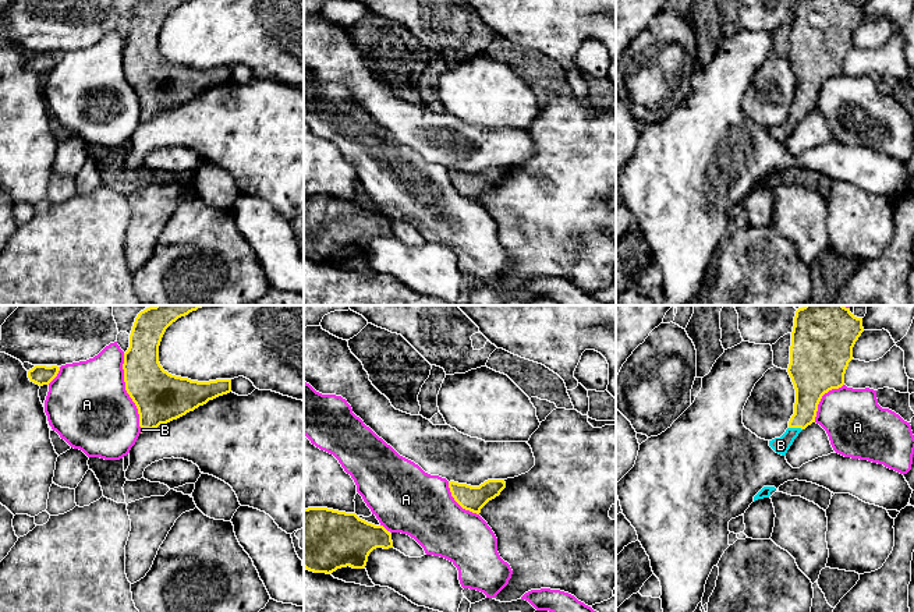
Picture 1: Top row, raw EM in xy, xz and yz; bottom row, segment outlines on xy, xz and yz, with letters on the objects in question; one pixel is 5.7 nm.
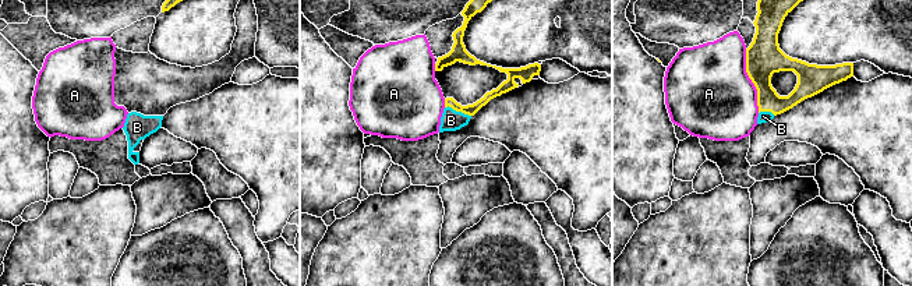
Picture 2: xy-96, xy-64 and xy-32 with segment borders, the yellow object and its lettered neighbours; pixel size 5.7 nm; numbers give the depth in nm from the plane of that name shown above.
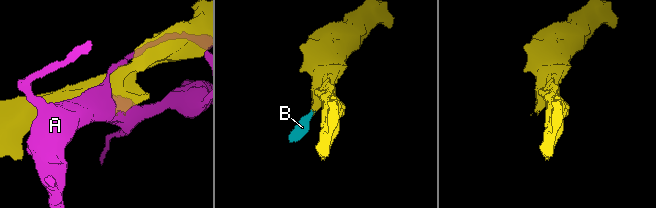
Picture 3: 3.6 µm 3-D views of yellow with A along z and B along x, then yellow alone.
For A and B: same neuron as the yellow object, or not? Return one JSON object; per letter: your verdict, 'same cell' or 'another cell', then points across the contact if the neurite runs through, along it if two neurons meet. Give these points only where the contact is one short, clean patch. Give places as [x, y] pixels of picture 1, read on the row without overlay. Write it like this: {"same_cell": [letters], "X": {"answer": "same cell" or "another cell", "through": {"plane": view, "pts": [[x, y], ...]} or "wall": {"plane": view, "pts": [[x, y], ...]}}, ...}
{"same_cell": ["B"], "A": {"answer": "another cell"}, "B": {"answer": "same cell", "through": {"plane": "yz", "pts": [[810, 74], [804, 103], [796, 115], [780, 133]]}}}

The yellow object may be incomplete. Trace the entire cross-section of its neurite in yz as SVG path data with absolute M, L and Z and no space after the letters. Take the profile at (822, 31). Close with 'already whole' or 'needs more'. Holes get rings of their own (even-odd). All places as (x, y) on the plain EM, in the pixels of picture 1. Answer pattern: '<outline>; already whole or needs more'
M796 0L787 56L796 77L794 102L786 120L769 128L776 141L786 144L798 121L815 110L822 84L844 72L844 61L853 47L853 35L862 20L862 6L851 0Z; needs more

